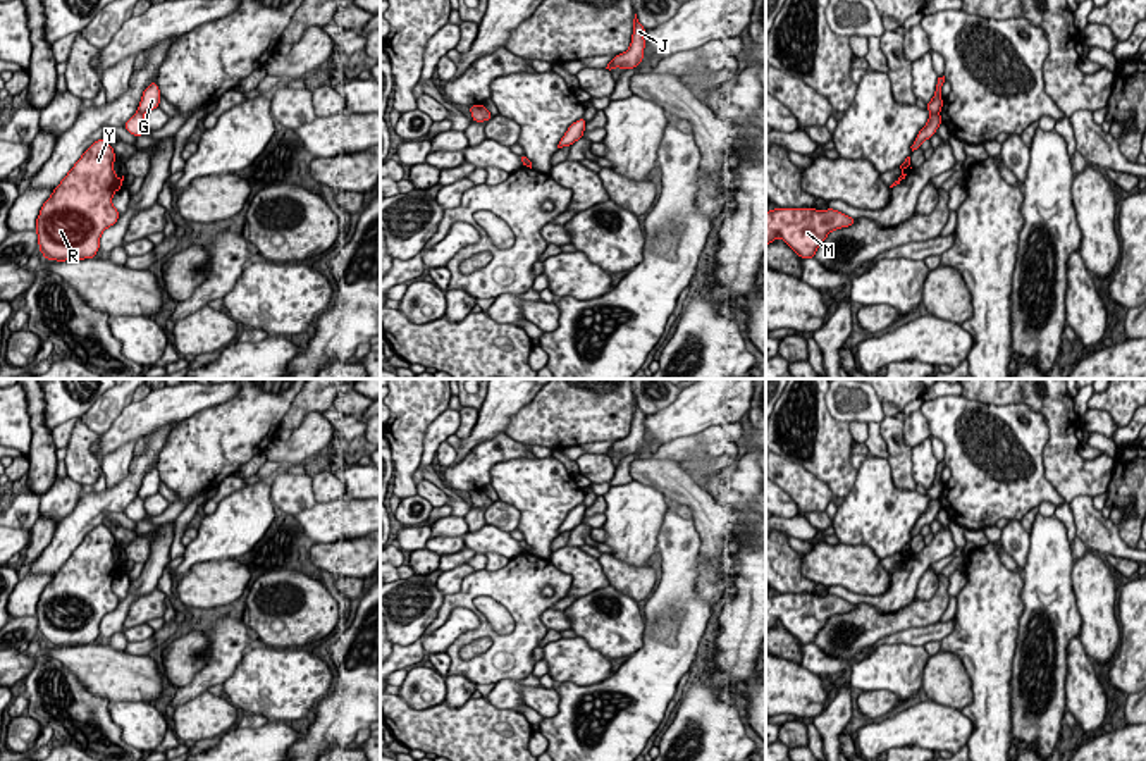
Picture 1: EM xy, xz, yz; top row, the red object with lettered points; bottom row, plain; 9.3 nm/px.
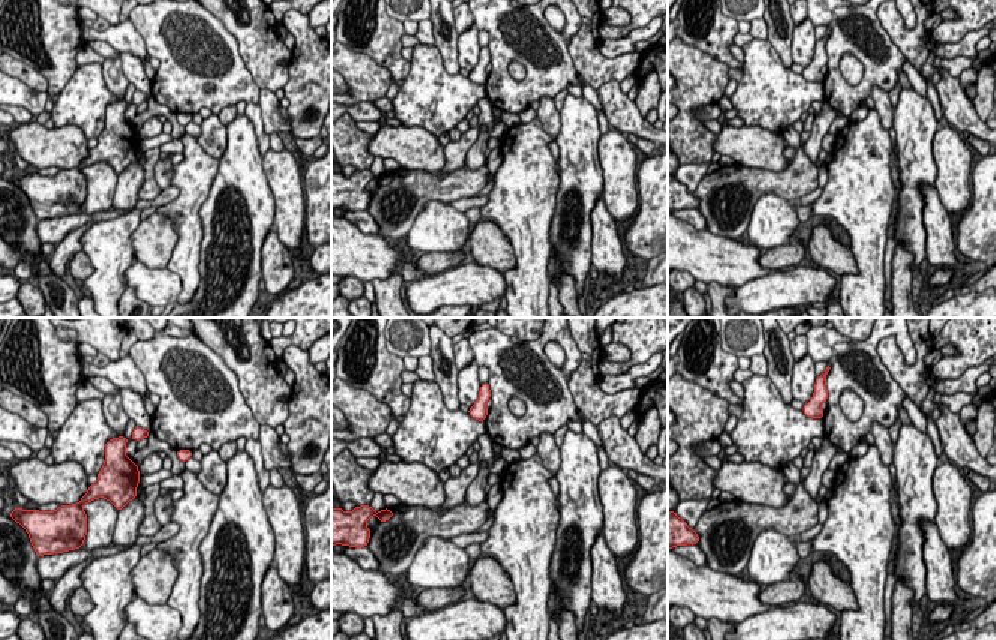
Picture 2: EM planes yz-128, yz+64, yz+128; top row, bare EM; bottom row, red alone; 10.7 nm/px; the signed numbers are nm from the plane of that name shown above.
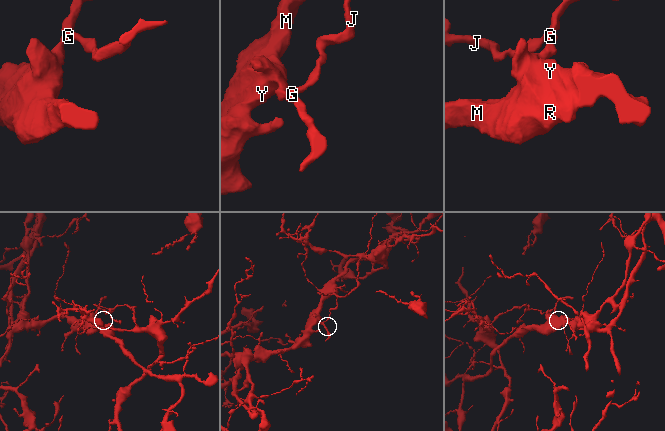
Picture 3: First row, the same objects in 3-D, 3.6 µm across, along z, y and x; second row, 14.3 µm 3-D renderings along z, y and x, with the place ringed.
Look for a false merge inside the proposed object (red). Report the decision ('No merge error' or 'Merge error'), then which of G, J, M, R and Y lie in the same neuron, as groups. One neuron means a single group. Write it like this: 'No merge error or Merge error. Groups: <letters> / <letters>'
Merge error. Groups: G J / M R Y

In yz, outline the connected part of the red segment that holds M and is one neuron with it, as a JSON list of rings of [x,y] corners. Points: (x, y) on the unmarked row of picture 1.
[[[779,594],[766,597],[766,630],[773,628],[778,622],[788,630],[800,644],[814,644],[819,630],[826,622],[841,613],[855,609],[855,604],[826,594]]]

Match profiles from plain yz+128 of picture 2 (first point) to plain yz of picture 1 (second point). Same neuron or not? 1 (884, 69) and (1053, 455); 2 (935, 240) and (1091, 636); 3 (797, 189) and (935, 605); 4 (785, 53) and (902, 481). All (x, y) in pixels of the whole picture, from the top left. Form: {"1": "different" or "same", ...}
{"1": "different", "2": "different", "3": "same", "4": "same"}

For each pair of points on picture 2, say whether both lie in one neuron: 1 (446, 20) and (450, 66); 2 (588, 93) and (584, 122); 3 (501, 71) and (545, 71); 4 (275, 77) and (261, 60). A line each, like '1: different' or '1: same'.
1: same
2: different
3: same
4: same

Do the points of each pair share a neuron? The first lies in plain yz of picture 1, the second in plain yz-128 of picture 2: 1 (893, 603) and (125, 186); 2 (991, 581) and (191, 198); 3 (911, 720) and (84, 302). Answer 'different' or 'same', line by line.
1: different
2: same
3: different

